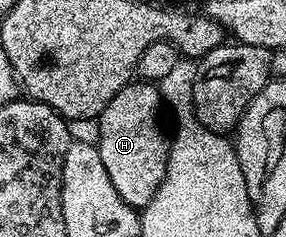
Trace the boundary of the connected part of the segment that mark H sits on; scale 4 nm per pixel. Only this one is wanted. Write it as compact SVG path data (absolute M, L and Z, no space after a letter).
M136 79L122 87L122 91L118 91L118 95L110 99L110 103L106 103L98 118L100 122L98 148L102 155L102 167L106 167L110 183L114 183L114 189L122 195L124 202L133 207L148 207L153 204L158 187L164 182L168 170L170 145L166 137L164 141L163 135L160 134L160 125L156 122L160 117L160 105L162 106L162 98L159 88L143 79Z

